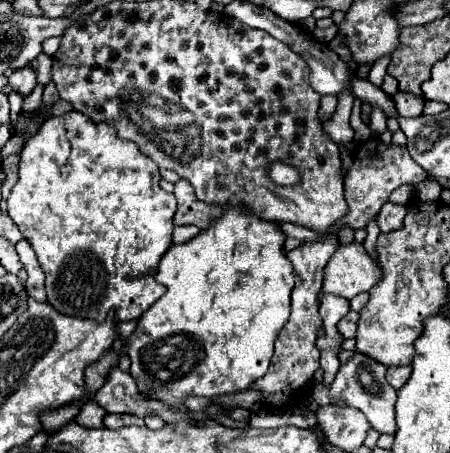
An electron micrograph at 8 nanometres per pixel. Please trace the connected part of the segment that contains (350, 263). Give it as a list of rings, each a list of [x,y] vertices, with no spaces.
[[[358,242],[338,244],[336,252],[324,268],[324,294],[334,294],[350,300],[352,296],[370,290],[382,276],[382,270],[372,262]]]

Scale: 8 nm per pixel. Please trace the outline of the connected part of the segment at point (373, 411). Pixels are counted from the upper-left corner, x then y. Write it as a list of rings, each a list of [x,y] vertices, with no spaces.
[[[360,352],[354,354],[354,358],[340,366],[336,380],[329,387],[319,383],[313,388],[312,397],[323,406],[332,403],[332,400],[344,400],[348,406],[358,408],[366,414],[370,426],[378,430],[380,434],[396,434],[396,422],[394,422],[394,406],[396,406],[396,390],[386,382],[384,378],[386,368],[368,356],[362,356]]]

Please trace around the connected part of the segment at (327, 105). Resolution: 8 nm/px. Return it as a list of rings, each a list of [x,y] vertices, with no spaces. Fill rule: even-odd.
[[[324,96],[320,102],[320,112],[318,112],[320,120],[328,120],[332,116],[334,108],[336,108],[336,96]]]

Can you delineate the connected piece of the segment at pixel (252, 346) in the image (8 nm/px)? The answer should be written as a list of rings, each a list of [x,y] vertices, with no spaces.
[[[228,208],[222,212],[220,218],[216,218],[212,222],[210,228],[200,230],[198,236],[194,236],[192,240],[184,242],[184,244],[172,244],[170,250],[160,258],[158,264],[158,272],[156,272],[156,282],[164,284],[168,290],[162,298],[158,298],[138,320],[136,330],[132,332],[132,336],[128,338],[128,356],[130,356],[130,374],[136,380],[138,388],[142,388],[140,392],[148,392],[152,394],[156,400],[162,400],[166,404],[180,404],[184,402],[188,396],[218,396],[218,394],[232,394],[232,392],[244,392],[250,388],[252,382],[256,382],[258,378],[262,378],[268,368],[270,368],[270,358],[274,354],[274,340],[280,332],[280,328],[286,324],[288,316],[290,316],[290,292],[294,288],[294,270],[290,260],[286,258],[284,252],[284,242],[286,242],[286,234],[282,230],[282,226],[278,222],[272,220],[264,220],[258,218],[254,214],[248,214],[248,208]]]

